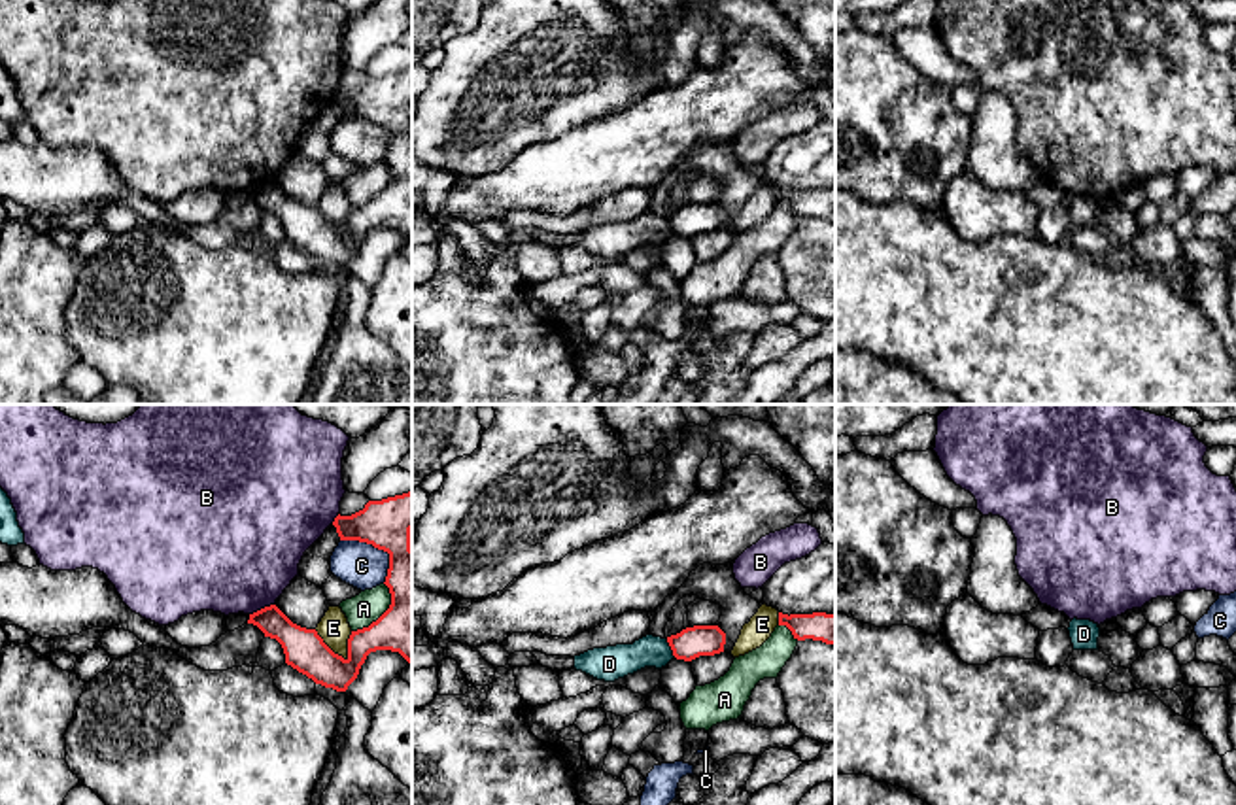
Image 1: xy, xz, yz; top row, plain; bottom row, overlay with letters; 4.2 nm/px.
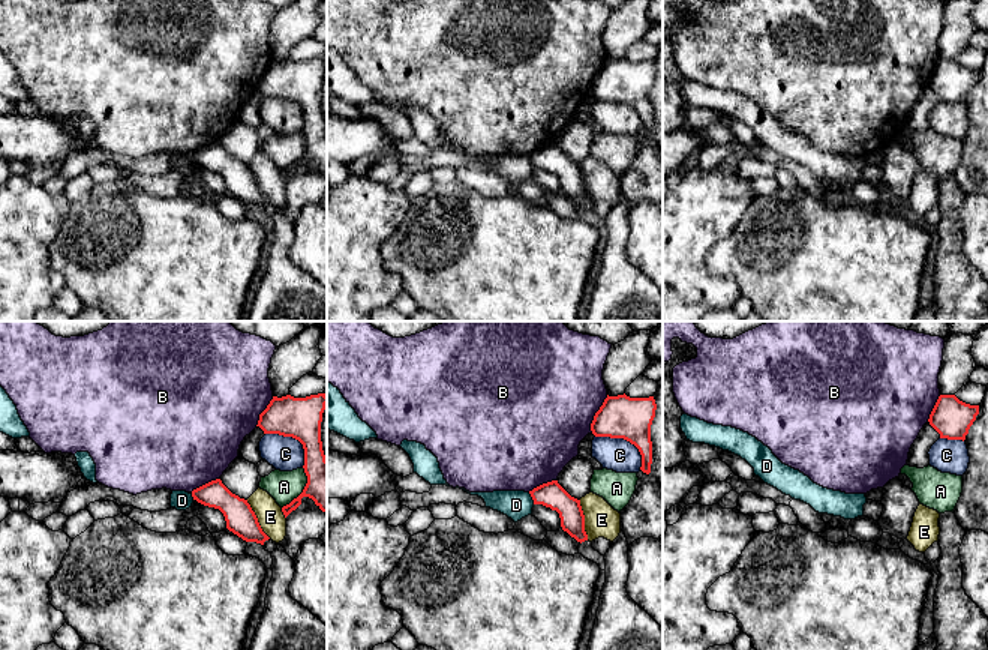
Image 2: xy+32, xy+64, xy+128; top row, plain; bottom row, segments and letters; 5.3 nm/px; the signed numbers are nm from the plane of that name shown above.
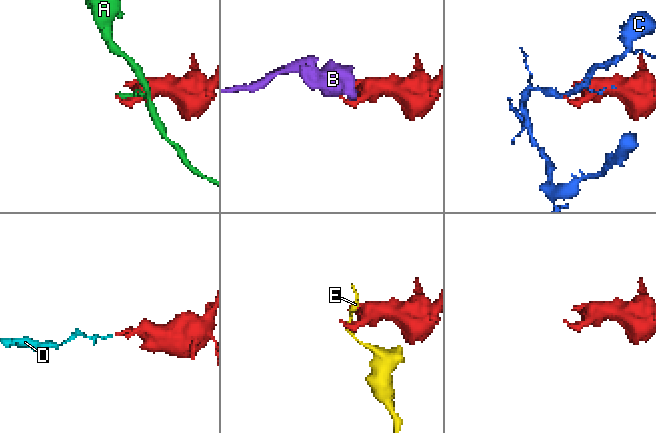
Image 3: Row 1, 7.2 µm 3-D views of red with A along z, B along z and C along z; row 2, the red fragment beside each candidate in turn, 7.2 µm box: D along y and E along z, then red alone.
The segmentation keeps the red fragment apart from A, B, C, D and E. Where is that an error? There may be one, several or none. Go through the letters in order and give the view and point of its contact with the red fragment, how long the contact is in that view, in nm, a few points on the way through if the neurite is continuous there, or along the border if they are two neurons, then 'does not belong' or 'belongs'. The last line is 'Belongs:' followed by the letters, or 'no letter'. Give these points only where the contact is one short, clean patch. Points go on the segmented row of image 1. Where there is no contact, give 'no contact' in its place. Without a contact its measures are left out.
A: contact xy (384, 613); length 260 nm; does not belong
B: contact xy (261, 609); length 120 nm; does not belong
C: contact xy (378, 548); length 260 nm; does not belong
D: contact xz (671, 649); length 90 nm; border xz (666, 639), (675, 656); does not belong
E: contact xy (329, 649); length 200 nm; border xy (314, 630), (335, 652), (348, 658); does not belong
Belongs: no letter

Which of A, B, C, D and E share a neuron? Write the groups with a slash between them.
A / B / C / D / E

